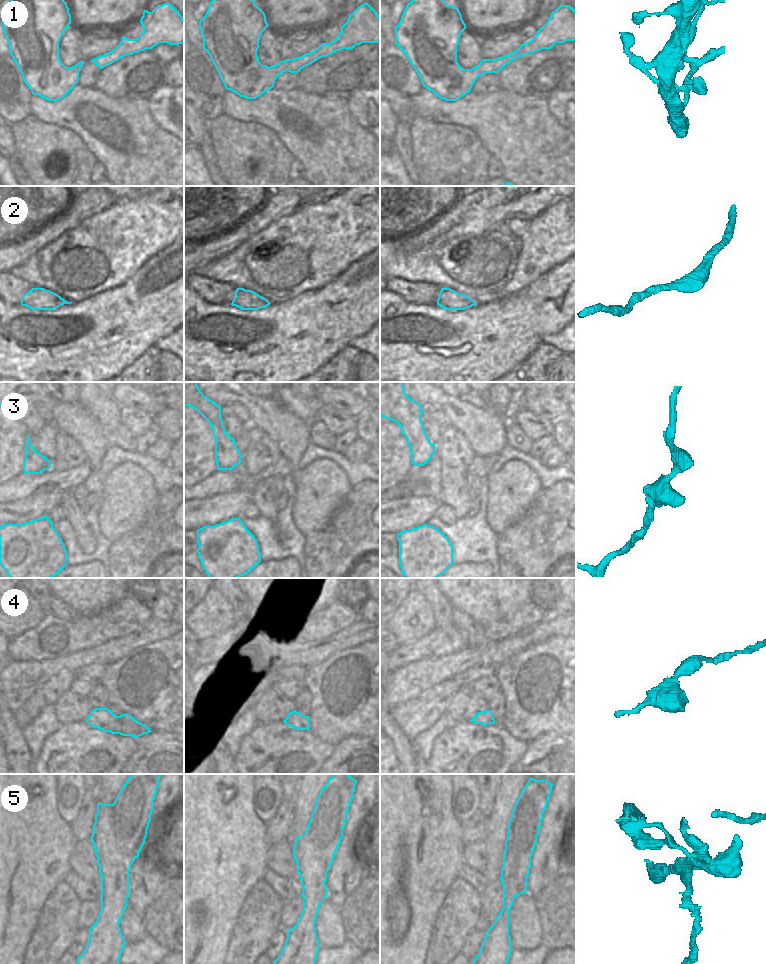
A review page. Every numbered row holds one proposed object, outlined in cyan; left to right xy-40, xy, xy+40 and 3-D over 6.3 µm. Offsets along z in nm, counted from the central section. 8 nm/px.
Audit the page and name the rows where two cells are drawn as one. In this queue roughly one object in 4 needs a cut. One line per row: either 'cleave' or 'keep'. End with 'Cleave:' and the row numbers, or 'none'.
1: keep
2: keep
3: keep
4: keep
5: cleave
Cleave: 5

